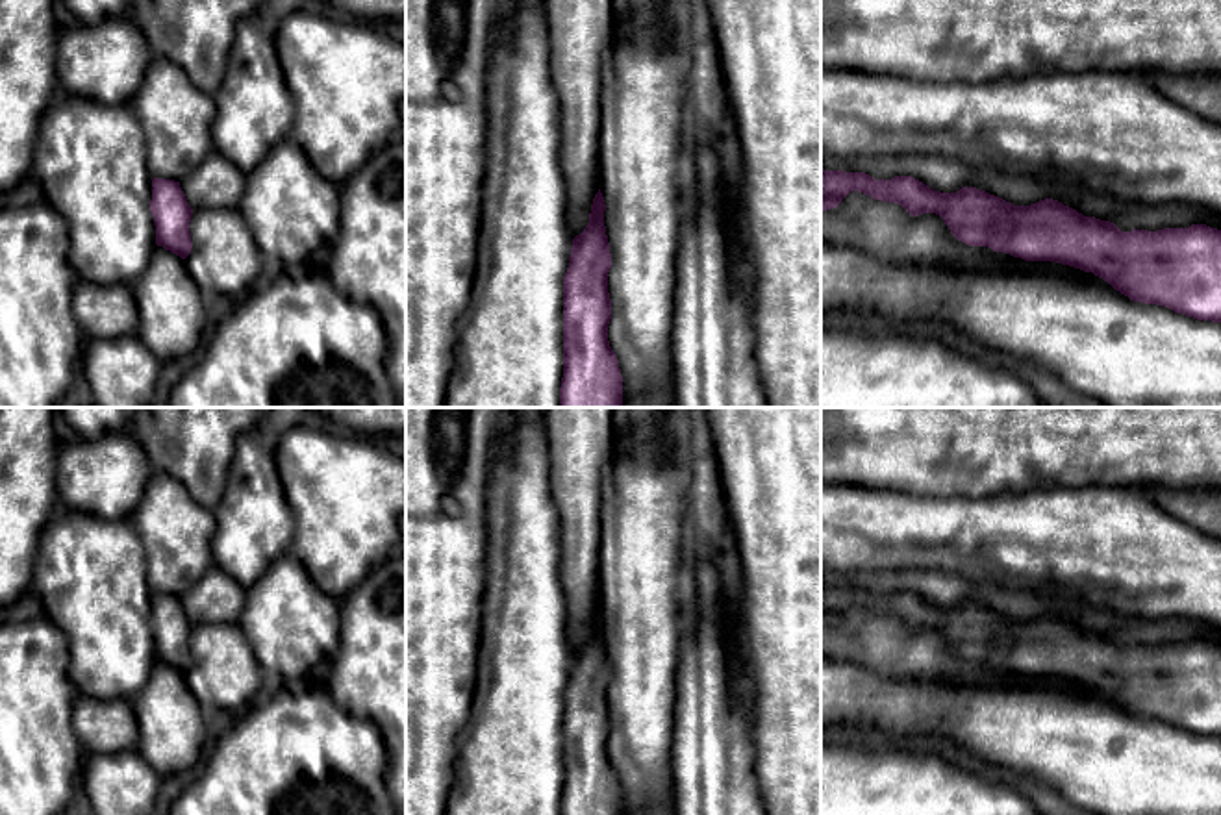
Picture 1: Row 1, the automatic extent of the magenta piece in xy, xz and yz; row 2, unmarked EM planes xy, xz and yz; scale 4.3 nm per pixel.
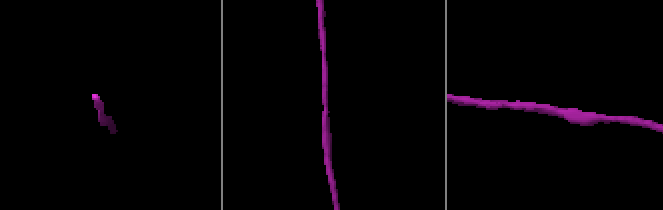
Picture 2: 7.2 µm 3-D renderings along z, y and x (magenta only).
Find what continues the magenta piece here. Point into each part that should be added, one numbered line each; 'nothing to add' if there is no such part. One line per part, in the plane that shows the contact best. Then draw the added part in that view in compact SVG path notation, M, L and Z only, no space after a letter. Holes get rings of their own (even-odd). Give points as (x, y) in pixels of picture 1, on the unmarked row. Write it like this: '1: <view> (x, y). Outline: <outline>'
nothing to add

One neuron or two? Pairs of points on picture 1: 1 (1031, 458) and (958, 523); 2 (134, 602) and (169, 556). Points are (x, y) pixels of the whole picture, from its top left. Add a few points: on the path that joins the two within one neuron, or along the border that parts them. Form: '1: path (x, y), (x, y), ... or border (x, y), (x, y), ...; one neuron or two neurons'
1: border (1034, 488), (949, 497); two neurons
2: border (141, 541), (147, 586), (152, 593); two neurons

